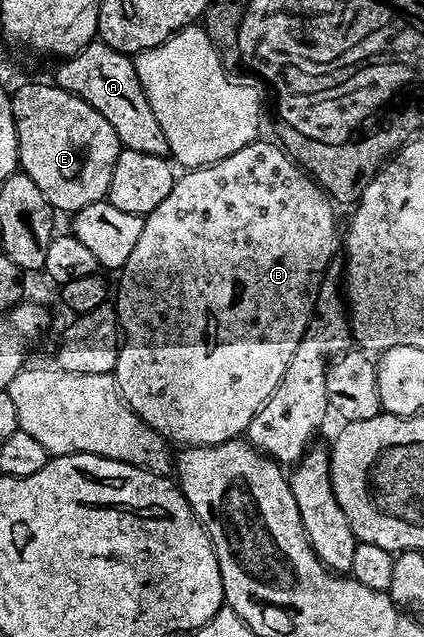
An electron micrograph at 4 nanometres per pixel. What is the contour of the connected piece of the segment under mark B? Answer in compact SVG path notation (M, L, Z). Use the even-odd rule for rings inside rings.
M262 141L250 142L240 148L240 152L232 152L232 156L210 166L190 168L179 173L172 184L172 192L168 192L168 196L156 204L151 214L145 215L136 248L130 250L128 260L122 265L122 283L116 286L116 309L122 339L114 365L114 381L123 400L132 408L132 412L136 412L136 416L140 416L142 422L150 425L167 443L179 442L182 448L219 446L245 435L252 420L261 412L264 404L268 404L272 392L276 392L280 380L284 380L284 372L288 372L288 364L292 364L292 356L296 356L296 348L300 348L300 340L314 317L318 287L331 269L330 261L334 253L340 250L340 232L338 236L338 222L334 219L336 206L330 195L276 143Z

